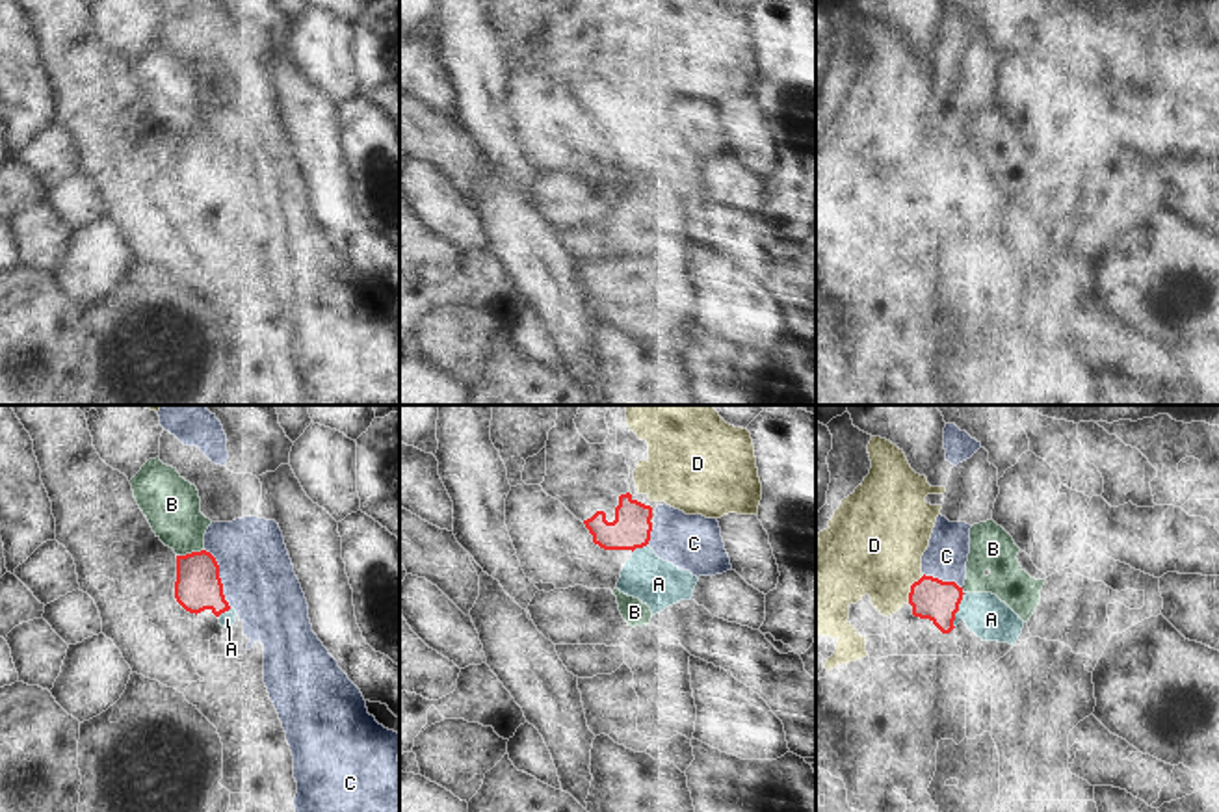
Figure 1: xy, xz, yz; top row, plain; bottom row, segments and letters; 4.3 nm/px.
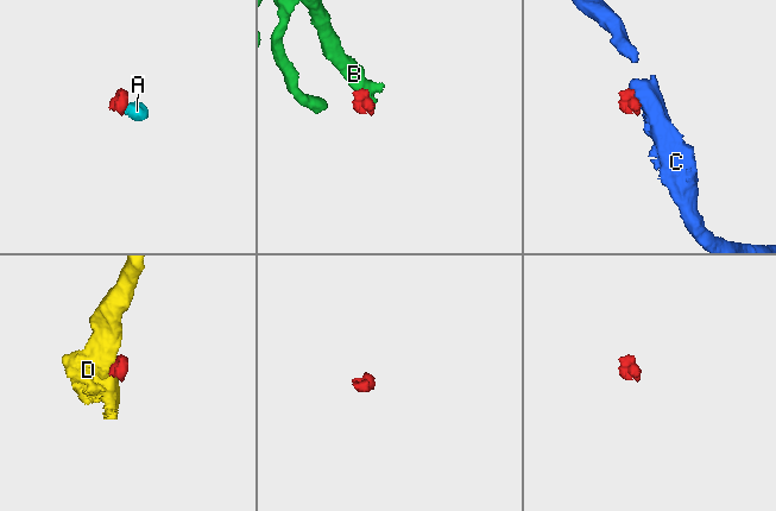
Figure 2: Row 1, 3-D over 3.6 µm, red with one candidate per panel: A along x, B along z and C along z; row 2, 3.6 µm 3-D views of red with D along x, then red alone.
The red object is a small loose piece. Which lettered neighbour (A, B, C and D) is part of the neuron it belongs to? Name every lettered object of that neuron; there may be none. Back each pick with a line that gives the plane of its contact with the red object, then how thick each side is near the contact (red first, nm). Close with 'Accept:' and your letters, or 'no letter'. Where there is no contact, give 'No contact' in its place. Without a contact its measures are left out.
A: Touches red in yz. Thickness 180 nm (red) against 190 nm
Accept: A

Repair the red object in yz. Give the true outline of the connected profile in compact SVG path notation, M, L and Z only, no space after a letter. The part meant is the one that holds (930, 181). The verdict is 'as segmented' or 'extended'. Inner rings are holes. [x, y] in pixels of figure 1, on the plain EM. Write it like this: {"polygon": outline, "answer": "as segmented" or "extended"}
{"polygon": "M922 160L911 169L912 199L929 203L942 217L961 204L983 225L1015 229L1024 204L992 177L964 177L955 165Z", "answer": "extended"}

